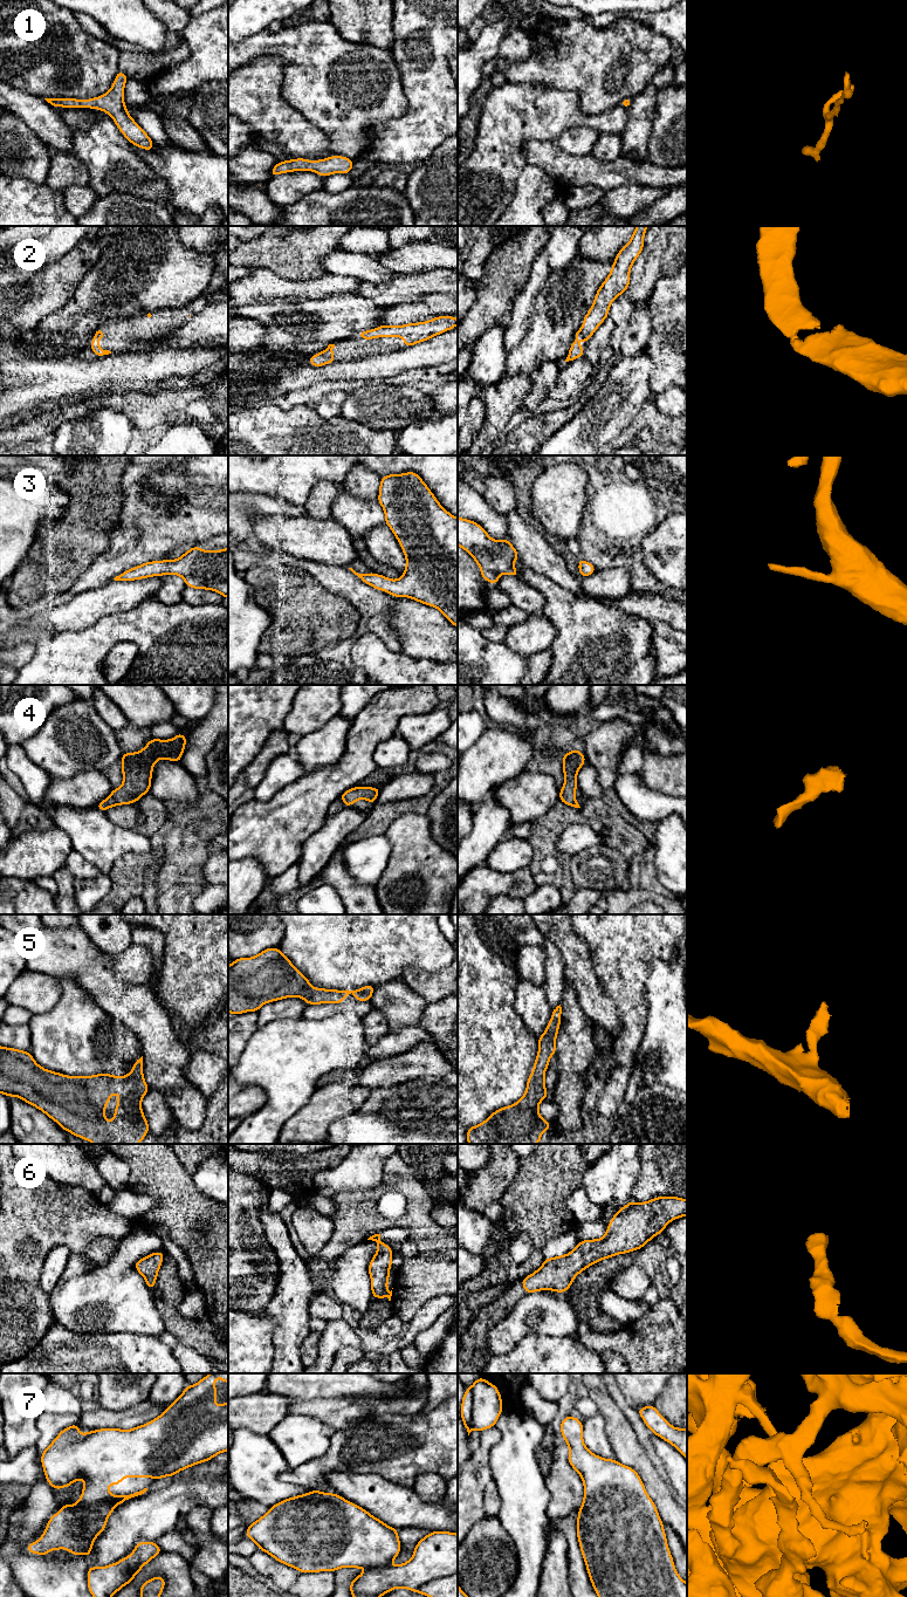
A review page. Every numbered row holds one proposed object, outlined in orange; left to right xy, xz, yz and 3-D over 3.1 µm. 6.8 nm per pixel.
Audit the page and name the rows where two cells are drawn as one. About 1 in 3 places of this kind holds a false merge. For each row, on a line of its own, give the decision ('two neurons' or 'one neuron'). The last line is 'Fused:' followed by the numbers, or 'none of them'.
1: one neuron
2: one neuron
3: one neuron
4: one neuron
5: one neuron
6: one neuron
7: one neuron
Fused: none of them

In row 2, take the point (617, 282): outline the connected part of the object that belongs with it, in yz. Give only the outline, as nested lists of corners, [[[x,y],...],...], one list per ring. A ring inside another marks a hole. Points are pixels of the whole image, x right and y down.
[[[637,226],[631,240],[617,254],[611,272],[598,288],[592,307],[584,316],[582,328],[575,333],[575,338],[585,344],[597,328],[609,316],[611,303],[630,286],[630,270],[644,248],[644,237],[648,226]]]

